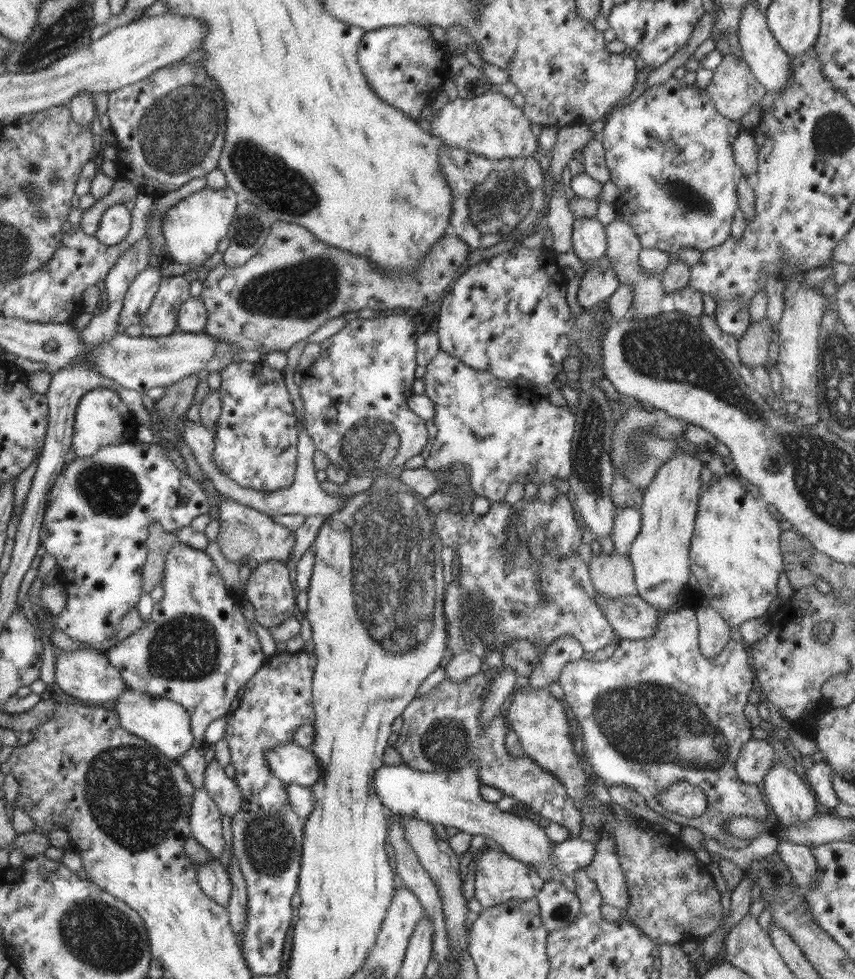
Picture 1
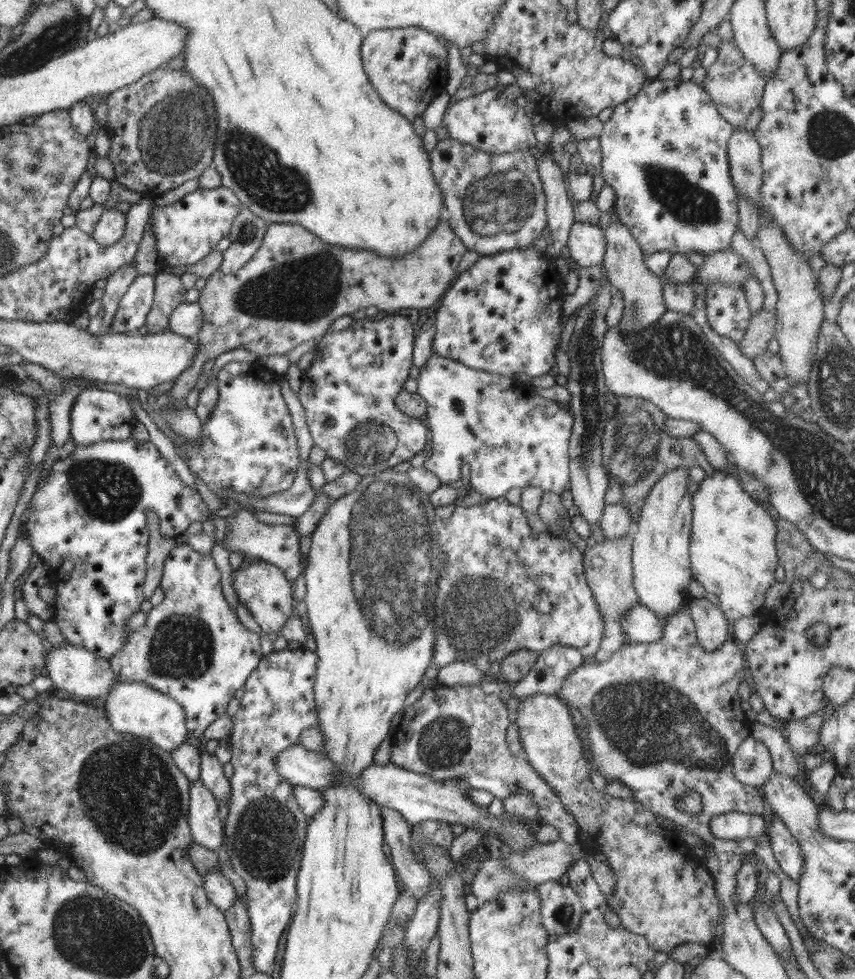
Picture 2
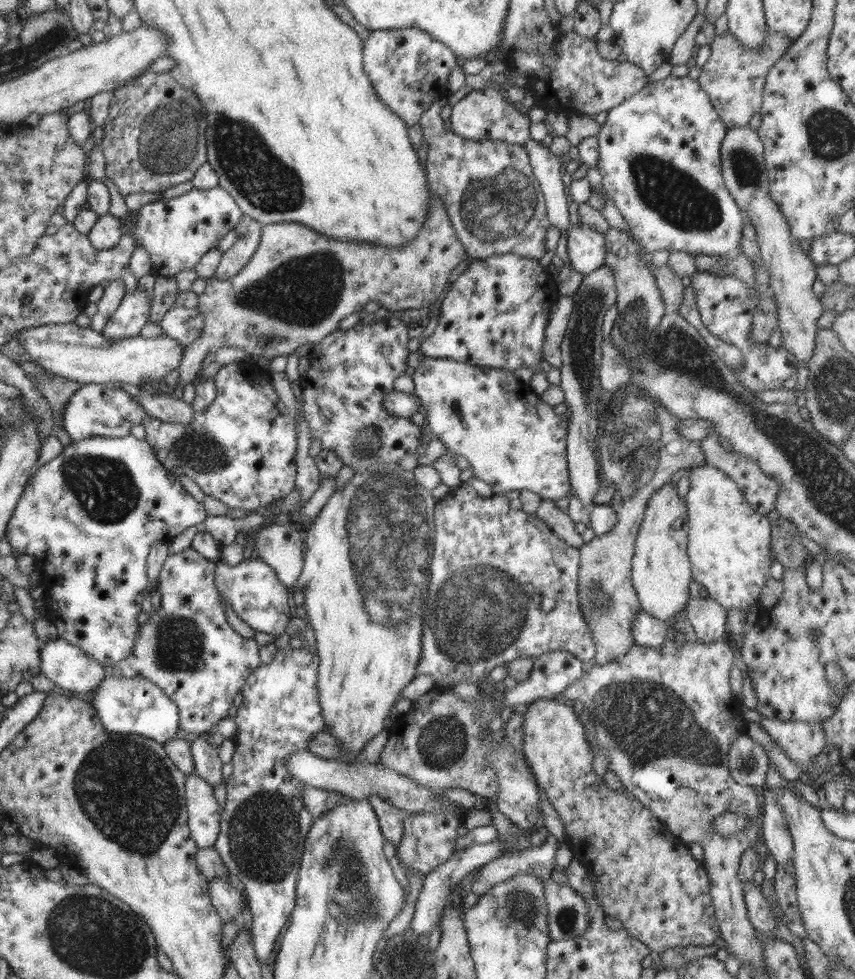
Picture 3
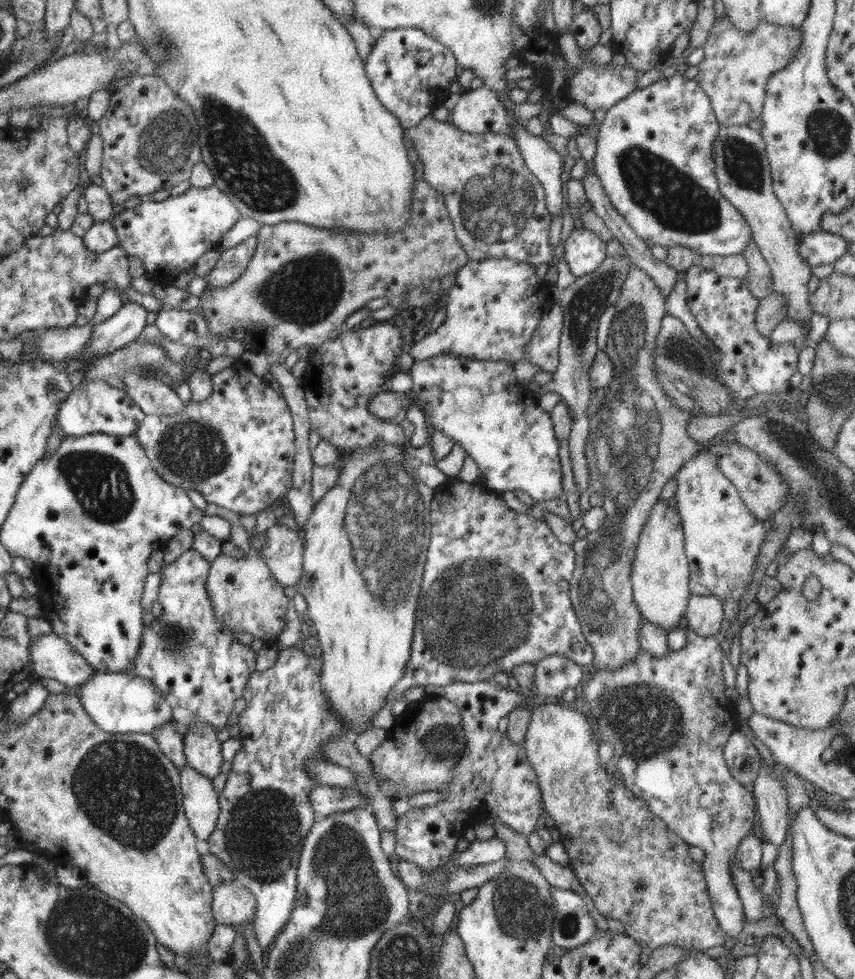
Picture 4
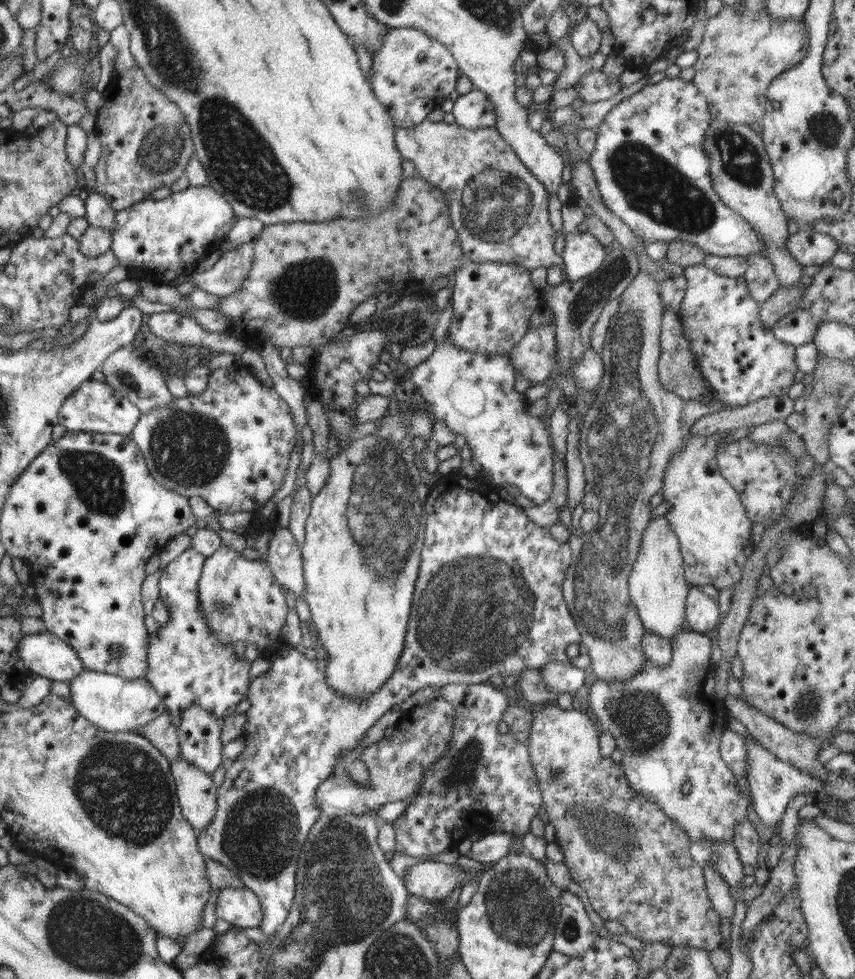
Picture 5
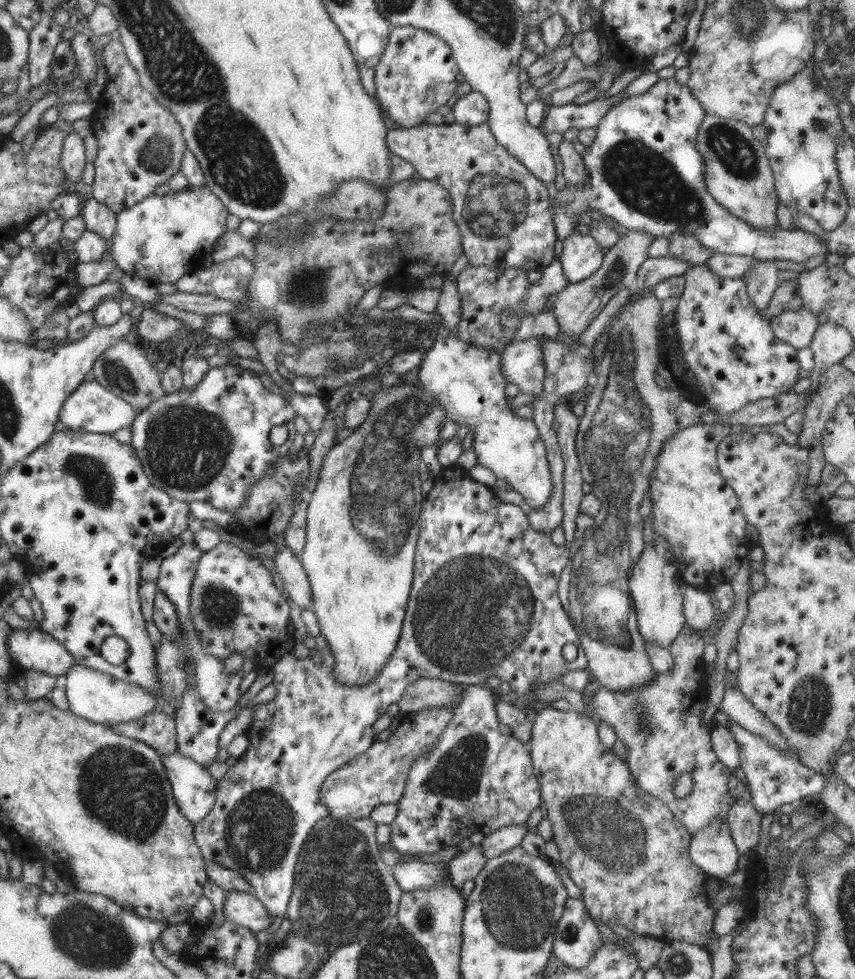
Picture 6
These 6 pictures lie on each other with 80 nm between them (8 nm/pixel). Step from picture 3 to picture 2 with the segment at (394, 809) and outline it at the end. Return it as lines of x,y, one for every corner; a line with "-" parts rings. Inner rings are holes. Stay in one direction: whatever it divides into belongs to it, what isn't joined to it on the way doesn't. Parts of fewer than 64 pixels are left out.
379,805
383,822
383,839
389,844
396,874
405,884
406,892
416,899
429,893
431,874
420,863
411,847
411,825
394,809

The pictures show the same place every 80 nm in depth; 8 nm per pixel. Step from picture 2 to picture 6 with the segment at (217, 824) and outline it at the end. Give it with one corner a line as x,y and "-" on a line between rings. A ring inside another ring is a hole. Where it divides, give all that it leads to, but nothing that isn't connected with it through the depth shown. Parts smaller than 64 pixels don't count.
174,752
163,755
164,769
171,782
175,803
180,812
192,823
200,822
207,814
210,814
215,803
215,790
217,781
214,780
208,769
196,764
191,758

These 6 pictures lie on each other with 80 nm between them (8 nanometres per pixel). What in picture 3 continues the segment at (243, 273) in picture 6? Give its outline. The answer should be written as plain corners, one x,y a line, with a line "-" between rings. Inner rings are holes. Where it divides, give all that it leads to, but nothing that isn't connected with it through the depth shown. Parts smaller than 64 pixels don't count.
243,214
234,230
237,232
236,242
223,252
221,261
213,274
224,281
236,276
246,266
251,255
256,252
261,239
262,224

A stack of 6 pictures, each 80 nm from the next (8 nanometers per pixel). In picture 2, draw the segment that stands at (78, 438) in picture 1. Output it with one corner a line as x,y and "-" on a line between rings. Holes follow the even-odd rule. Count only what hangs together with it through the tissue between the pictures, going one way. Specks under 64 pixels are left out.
86,386
76,396
71,410
70,424
70,438
74,440
76,446
83,447
103,440
126,440
131,437
137,420
127,397
121,397
116,392
96,386

